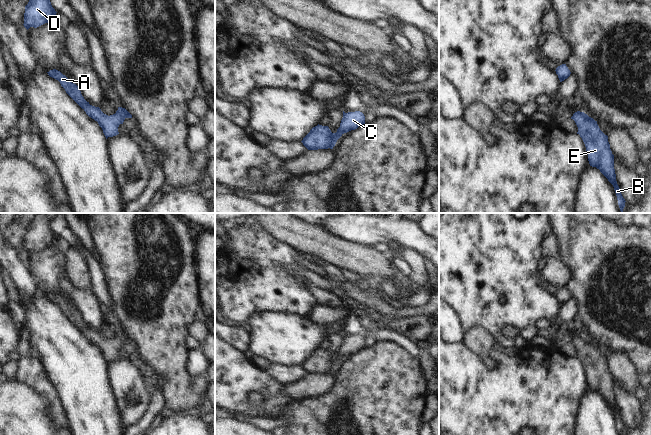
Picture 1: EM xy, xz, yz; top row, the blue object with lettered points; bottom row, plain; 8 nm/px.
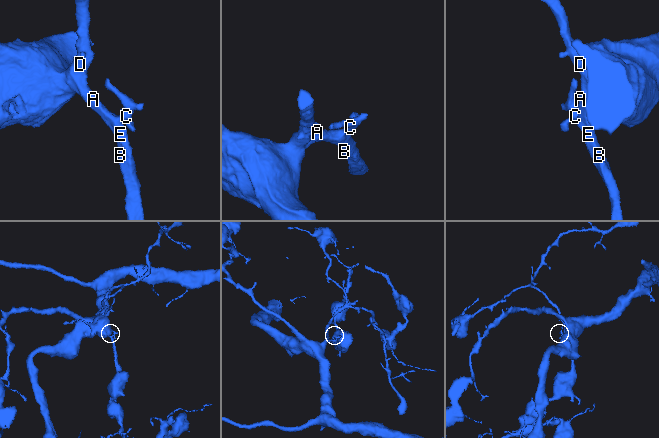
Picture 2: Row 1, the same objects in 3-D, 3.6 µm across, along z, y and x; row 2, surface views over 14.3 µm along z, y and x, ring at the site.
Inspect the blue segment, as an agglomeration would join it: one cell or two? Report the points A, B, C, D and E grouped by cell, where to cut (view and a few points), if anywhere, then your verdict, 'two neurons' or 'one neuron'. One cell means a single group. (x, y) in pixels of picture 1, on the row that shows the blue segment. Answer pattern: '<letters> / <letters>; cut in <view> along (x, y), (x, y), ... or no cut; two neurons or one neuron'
A B C D E; no cut; one neuron

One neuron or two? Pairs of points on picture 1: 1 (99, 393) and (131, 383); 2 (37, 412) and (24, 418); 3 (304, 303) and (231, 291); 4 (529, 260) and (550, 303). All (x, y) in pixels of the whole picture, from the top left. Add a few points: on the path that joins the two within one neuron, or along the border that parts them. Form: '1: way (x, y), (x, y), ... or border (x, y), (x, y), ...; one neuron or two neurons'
1: border (105, 367), (108, 386), (117, 412); two neurons
2: way (34, 412), (30, 412), (27, 415); one neuron
3: way (286, 295), (277, 295), (273, 291), (249, 291); one neuron
4: way (529, 271), (529, 282), (539, 292); one neuron

